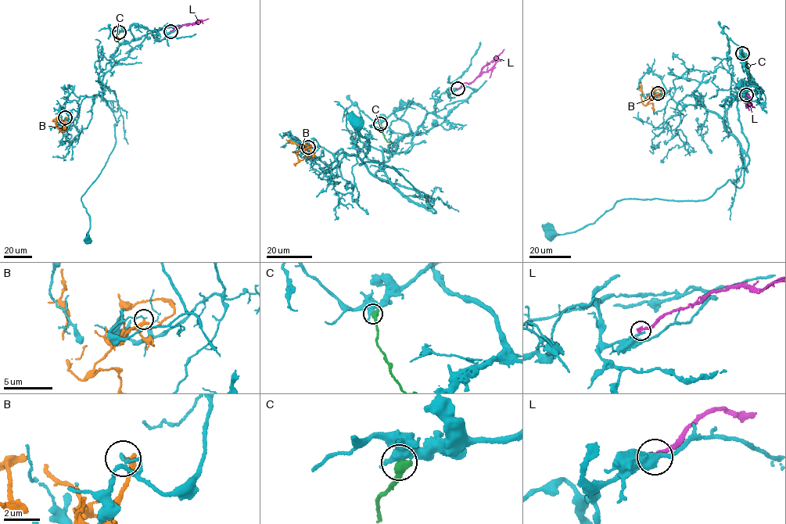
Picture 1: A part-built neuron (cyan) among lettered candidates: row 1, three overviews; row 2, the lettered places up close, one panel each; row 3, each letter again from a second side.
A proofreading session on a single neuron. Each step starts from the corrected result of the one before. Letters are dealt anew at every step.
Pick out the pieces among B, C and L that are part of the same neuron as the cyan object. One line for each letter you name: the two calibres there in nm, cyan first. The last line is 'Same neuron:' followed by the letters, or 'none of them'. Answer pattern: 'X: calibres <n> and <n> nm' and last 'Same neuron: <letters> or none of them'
Same neuron: none of them

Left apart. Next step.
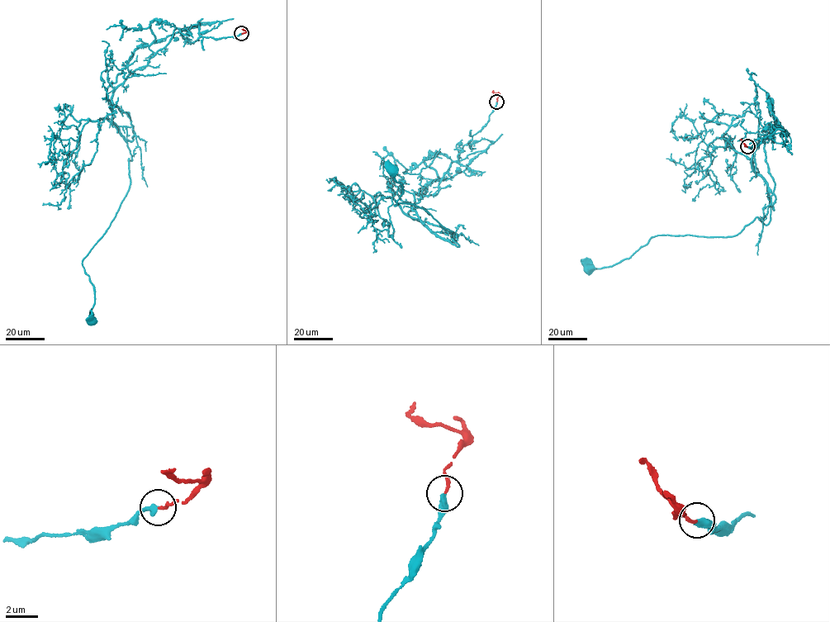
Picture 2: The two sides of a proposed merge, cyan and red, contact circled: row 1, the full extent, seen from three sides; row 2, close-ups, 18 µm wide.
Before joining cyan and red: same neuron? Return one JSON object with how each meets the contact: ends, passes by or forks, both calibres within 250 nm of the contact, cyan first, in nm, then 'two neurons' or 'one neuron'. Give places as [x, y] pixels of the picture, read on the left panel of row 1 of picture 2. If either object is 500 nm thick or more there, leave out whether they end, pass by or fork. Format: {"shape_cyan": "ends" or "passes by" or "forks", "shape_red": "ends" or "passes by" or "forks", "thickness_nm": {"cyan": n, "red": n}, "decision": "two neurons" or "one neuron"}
{"shape_cyan": "ends", "shape_red": "ends", "thickness_nm": {"cyan": 440, "red": 170}, "decision": "one neuron"}

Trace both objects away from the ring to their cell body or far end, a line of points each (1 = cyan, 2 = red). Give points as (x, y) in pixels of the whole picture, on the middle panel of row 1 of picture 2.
1: (497, 102), (436, 194), (412, 204), (433, 232), (459, 245), (424, 209), (394, 206), (403, 187), (393, 168)
2: (497, 102), (499, 94), (493, 90)

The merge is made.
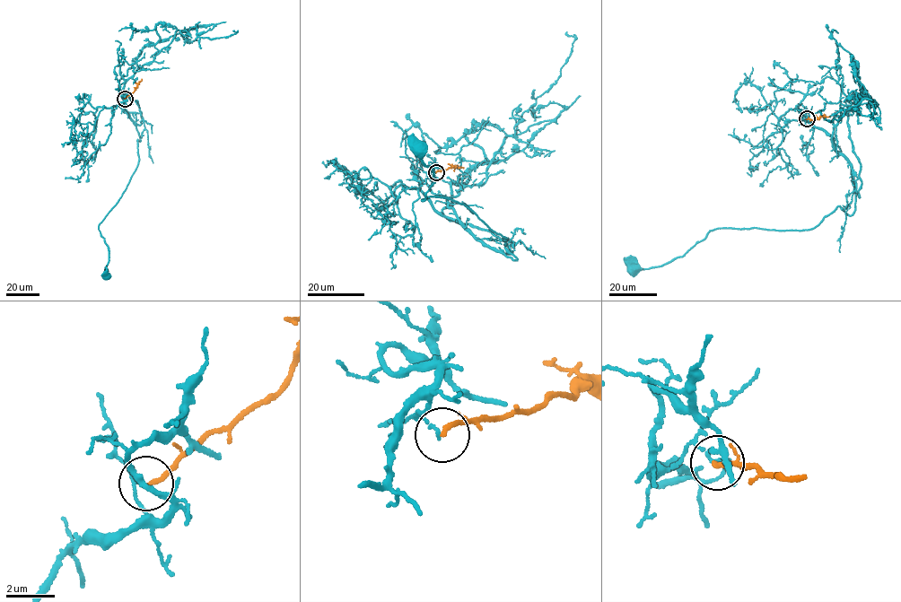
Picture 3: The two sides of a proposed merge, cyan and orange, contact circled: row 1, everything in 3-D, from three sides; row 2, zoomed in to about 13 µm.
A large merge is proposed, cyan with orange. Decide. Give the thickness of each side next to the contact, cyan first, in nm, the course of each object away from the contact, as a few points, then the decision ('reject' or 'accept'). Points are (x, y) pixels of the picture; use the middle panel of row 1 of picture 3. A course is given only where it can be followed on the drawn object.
calibres 120 and 200 nm; course cyan (435, 172), (420, 185), (432, 206), (517, 258), (508, 238), (464, 205), (422, 200), (434, 174), (421, 146); course orange (436, 172), (452, 166), (463, 169); reject

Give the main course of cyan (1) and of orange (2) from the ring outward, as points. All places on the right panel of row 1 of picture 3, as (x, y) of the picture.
1: (807, 118), (848, 161), (851, 215), (839, 206), (807, 230), (713, 229), (682, 256), (632, 269)
2: (807, 118), (813, 120), (830, 116)

